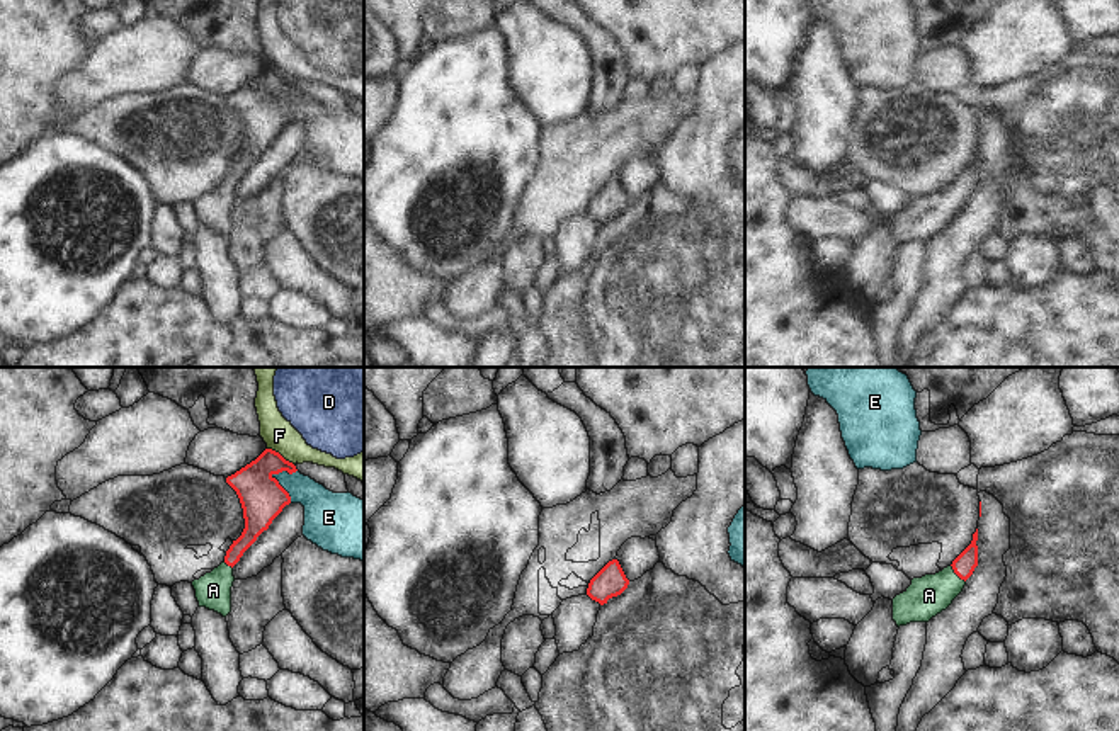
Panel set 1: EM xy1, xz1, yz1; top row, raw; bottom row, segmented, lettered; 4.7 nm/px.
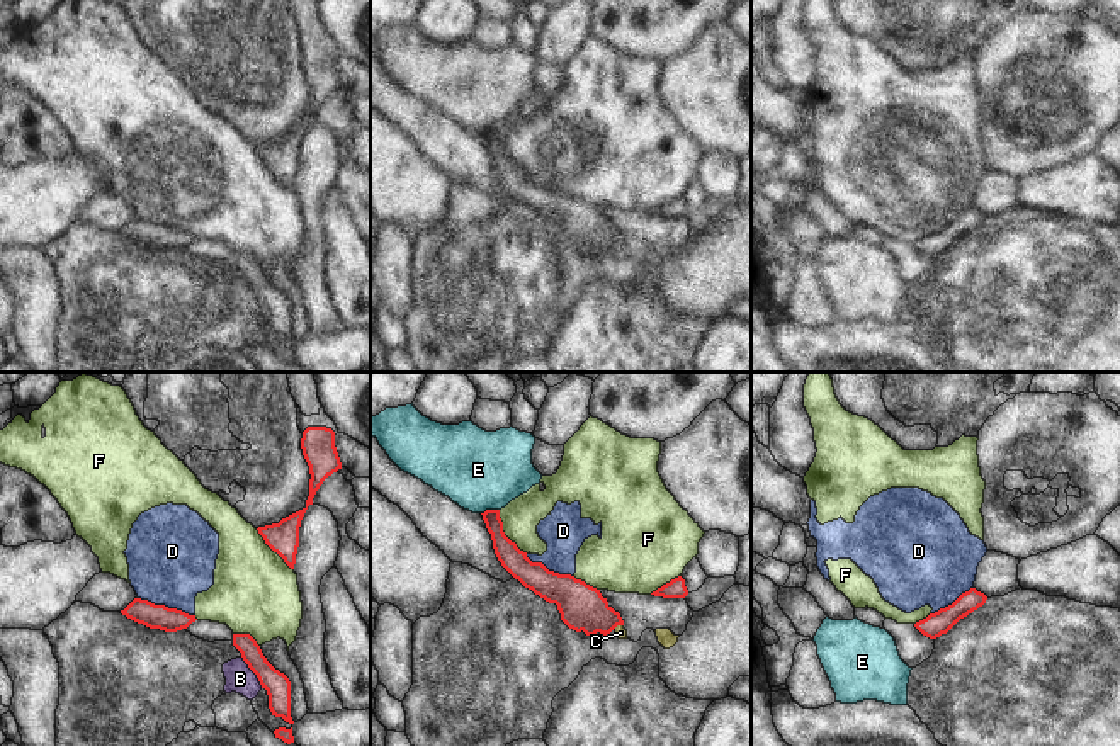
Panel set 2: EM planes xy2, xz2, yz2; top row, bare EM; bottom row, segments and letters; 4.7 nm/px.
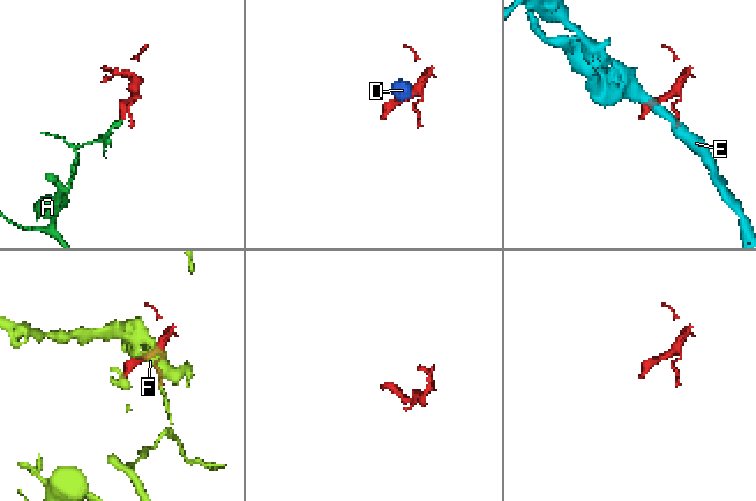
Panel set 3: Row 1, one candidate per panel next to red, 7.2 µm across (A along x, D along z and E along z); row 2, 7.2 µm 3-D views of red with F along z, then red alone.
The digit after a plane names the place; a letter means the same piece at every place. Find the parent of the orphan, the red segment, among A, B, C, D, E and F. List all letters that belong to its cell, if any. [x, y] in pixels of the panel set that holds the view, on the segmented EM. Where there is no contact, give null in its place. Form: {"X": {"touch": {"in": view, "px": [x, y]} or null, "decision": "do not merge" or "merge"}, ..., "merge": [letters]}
{"A": {"touch": {"in": "yz1", "px": [956, 573]}, "decision": "merge"}, "B": {"touch": {"in": "xy2", "px": [252, 670]}, "decision": "do not merge"}, "C": {"touch": {"in": "xz2", "px": [617, 624]}, "decision": "do not merge"}, "D": {"touch": {"in": "xy2", "px": [167, 607]}, "decision": "do not merge"}, "E": {"touch": {"in": "xy1", "px": [283, 488]}, "decision": "do not merge"}, "F": {"touch": {"in": "xz2", "px": [503, 534]}, "decision": "do not merge"}, "merge": ["A"]}

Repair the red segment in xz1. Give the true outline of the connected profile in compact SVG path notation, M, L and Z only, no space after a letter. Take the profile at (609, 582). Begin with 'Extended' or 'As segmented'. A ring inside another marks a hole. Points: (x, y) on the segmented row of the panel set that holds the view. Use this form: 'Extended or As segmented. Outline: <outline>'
As segmented. Outline: M612 559L590 580L587 595L604 605L609 598L621 595L628 585L629 580L619 561Z

